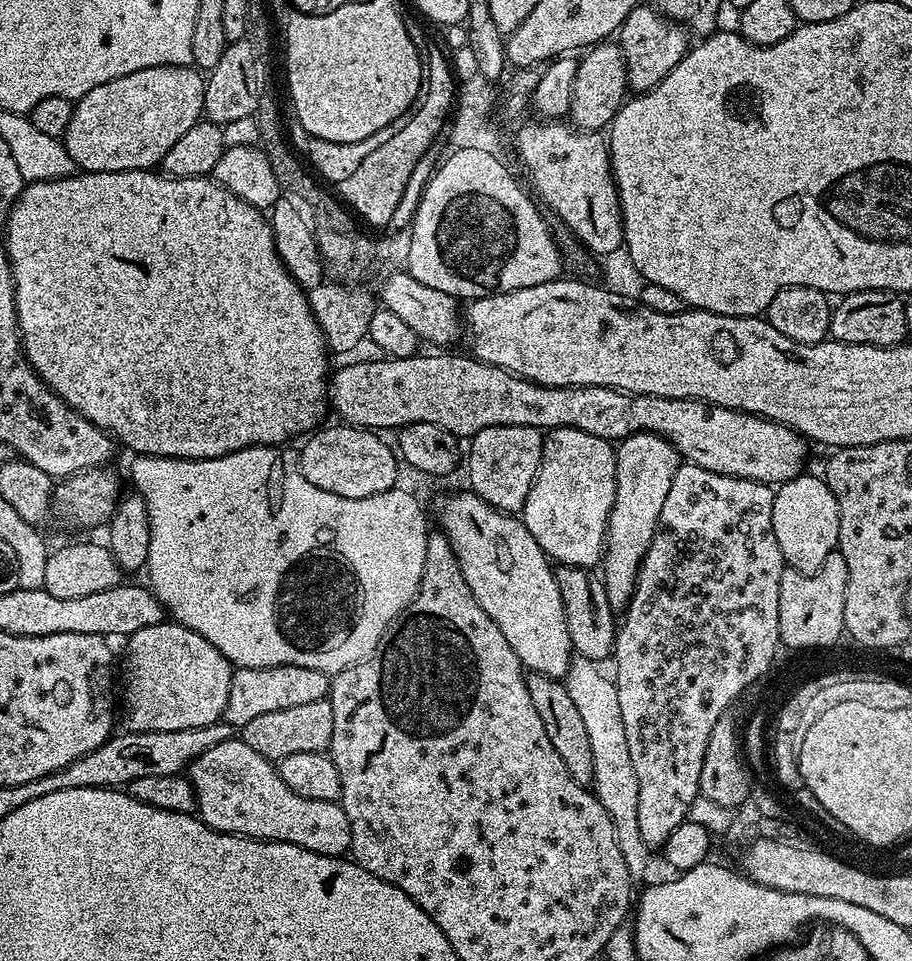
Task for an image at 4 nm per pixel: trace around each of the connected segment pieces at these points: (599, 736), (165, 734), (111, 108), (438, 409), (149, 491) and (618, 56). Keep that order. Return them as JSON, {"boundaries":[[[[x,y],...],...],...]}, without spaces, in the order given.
{"boundaries":[[[[576,656],[568,668],[568,675],[563,677],[564,688],[574,701],[574,707],[582,714],[582,723],[590,738],[590,750],[594,754],[594,774],[590,785],[591,791],[602,802],[606,814],[614,822],[618,838],[618,850],[626,858],[626,866],[633,878],[640,878],[644,872],[644,855],[649,855],[649,848],[642,842],[638,830],[638,778],[630,762],[630,746],[626,746],[626,730],[622,727],[622,709],[618,706],[618,690],[611,675],[600,673],[601,665],[585,656]]],[[[223,720],[216,721],[210,726],[191,727],[189,730],[174,731],[125,731],[119,735],[109,737],[106,743],[90,754],[76,759],[70,766],[62,770],[44,775],[46,794],[52,794],[57,790],[76,788],[99,788],[126,786],[136,778],[146,777],[151,774],[166,774],[167,776],[181,773],[191,761],[200,757],[211,746],[220,742],[235,739],[238,734],[232,724]]],[[[167,64],[166,66],[150,66],[146,70],[134,70],[134,74],[122,74],[122,78],[114,78],[110,82],[102,82],[102,86],[94,86],[83,98],[75,101],[70,118],[70,126],[66,126],[63,134],[63,142],[70,158],[76,163],[77,169],[84,172],[129,172],[130,170],[152,170],[166,158],[166,150],[190,130],[190,126],[197,124],[204,116],[204,86],[206,80],[195,67],[182,64]]],[[[417,354],[406,358],[360,360],[337,372],[335,369],[328,386],[331,411],[336,411],[343,423],[358,428],[399,430],[406,424],[430,422],[434,426],[442,426],[442,430],[450,430],[450,434],[458,438],[471,438],[478,434],[478,430],[490,426],[530,426],[541,430],[573,428],[586,430],[586,434],[594,434],[609,442],[625,440],[634,432],[652,432],[663,440],[669,440],[687,463],[697,464],[718,474],[779,486],[805,471],[804,459],[808,456],[809,447],[805,437],[784,424],[775,424],[765,416],[754,416],[750,412],[739,412],[733,408],[709,407],[702,400],[631,396],[627,392],[617,392],[614,388],[547,388],[468,354],[436,355],[440,356]]],[[[257,446],[255,448],[243,448],[237,452],[231,452],[225,456],[218,458],[206,458],[205,460],[171,460],[165,456],[141,456],[133,455],[132,459],[132,480],[136,483],[135,491],[142,497],[142,502],[148,508],[148,521],[150,522],[150,554],[146,565],[146,573],[148,572],[147,583],[150,585],[152,592],[158,598],[158,602],[163,606],[165,613],[175,623],[186,626],[190,630],[194,630],[198,634],[202,634],[202,638],[206,638],[206,642],[210,642],[221,652],[221,654],[232,663],[236,668],[269,668],[270,666],[306,666],[310,670],[318,670],[335,674],[346,670],[350,666],[354,666],[360,660],[366,659],[375,648],[380,645],[384,632],[392,625],[393,620],[407,608],[408,603],[416,596],[417,590],[420,588],[420,579],[422,578],[422,570],[426,562],[426,542],[430,525],[424,517],[424,512],[420,509],[420,504],[408,492],[403,492],[400,486],[392,488],[388,492],[382,494],[374,494],[370,498],[338,498],[338,494],[330,494],[330,490],[318,490],[318,486],[314,486],[311,482],[306,482],[306,474],[302,474],[299,463],[295,459],[292,460],[284,453],[285,449],[280,446]]],[[[601,42],[587,49],[579,57],[578,63],[570,120],[577,129],[600,132],[603,124],[604,127],[611,125],[613,118],[616,117],[616,111],[624,103],[626,93],[629,91],[628,67],[624,61],[624,51],[621,50],[619,43]]]]}

